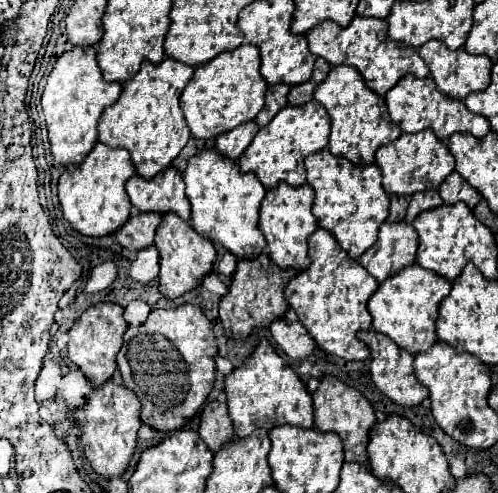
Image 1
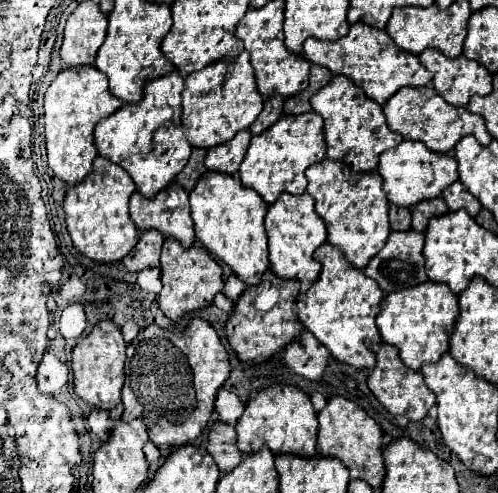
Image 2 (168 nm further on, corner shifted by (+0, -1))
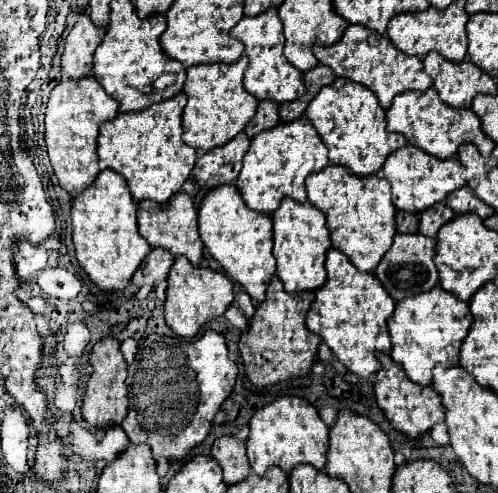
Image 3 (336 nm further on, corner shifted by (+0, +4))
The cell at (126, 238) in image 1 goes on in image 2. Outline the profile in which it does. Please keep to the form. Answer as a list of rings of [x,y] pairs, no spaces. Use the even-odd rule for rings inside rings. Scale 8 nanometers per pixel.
[[[141,230],[139,242],[135,248],[123,258],[123,264],[129,272],[139,272],[149,266],[159,266],[163,236],[157,230]]]

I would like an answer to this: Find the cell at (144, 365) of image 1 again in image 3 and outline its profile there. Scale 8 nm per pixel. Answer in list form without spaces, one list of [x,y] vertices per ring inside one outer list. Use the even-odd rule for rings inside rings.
[[[207,331],[199,339],[181,339],[181,337],[165,337],[165,335],[149,335],[133,361],[129,365],[127,389],[129,389],[129,413],[123,419],[121,427],[127,433],[129,441],[135,445],[147,443],[153,451],[155,459],[165,459],[169,463],[183,461],[193,447],[203,443],[207,437],[213,417],[221,409],[221,403],[231,395],[237,381],[237,365],[229,359],[225,339]]]

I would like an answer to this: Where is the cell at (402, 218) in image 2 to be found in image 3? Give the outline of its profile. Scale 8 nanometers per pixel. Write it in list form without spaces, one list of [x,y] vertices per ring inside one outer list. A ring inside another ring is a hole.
[[[397,211],[395,221],[397,221],[399,233],[419,233],[419,215],[409,215],[409,213]]]

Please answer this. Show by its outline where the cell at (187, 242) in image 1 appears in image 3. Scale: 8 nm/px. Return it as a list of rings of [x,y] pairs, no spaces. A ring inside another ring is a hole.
[[[177,257],[173,271],[167,279],[165,321],[181,337],[195,337],[207,321],[221,317],[233,303],[233,283],[207,267],[193,267],[185,257]]]

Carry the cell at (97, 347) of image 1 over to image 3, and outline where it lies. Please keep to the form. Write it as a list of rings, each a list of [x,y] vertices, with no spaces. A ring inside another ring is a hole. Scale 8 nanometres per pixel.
[[[103,337],[101,341],[97,341],[93,345],[91,355],[89,355],[89,363],[93,367],[93,373],[89,377],[83,407],[81,407],[83,419],[97,429],[107,429],[111,425],[121,425],[121,421],[127,415],[129,399],[127,399],[127,387],[125,387],[127,363],[125,363],[125,359],[119,351],[119,341],[113,339],[113,337]]]

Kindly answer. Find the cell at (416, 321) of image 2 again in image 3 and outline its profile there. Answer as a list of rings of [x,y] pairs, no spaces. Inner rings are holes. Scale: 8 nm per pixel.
[[[435,287],[435,291],[429,293],[413,295],[409,299],[401,299],[401,303],[397,303],[395,307],[393,317],[387,321],[393,343],[391,357],[401,363],[413,383],[419,383],[423,387],[431,385],[431,371],[435,365],[459,365],[459,349],[469,333],[471,323],[473,315],[469,313],[469,305],[441,287]]]

